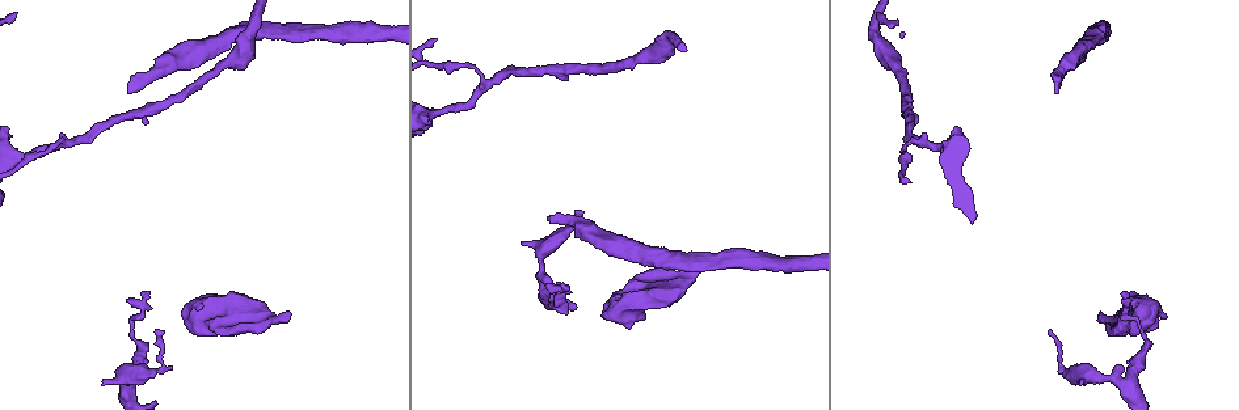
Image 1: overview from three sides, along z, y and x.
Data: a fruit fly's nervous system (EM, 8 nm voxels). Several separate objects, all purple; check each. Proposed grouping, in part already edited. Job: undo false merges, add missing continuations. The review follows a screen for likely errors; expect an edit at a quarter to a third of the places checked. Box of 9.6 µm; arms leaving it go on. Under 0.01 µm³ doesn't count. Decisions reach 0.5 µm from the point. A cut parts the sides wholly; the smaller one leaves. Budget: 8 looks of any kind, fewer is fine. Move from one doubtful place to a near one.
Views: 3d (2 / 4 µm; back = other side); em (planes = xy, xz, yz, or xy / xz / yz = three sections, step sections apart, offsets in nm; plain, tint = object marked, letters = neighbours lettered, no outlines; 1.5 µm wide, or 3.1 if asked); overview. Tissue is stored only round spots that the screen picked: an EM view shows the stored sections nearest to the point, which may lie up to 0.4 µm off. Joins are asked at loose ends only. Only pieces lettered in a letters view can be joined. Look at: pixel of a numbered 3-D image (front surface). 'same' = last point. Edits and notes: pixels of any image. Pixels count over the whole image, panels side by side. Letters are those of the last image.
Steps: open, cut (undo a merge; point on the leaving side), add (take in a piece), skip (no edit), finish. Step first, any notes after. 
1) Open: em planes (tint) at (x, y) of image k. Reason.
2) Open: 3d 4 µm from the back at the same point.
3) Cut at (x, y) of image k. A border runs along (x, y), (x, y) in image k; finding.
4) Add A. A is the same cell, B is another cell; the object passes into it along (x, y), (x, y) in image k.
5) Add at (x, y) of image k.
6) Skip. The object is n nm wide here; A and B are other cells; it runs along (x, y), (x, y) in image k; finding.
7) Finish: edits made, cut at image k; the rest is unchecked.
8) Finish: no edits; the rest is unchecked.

Open: 3d 4 µm at (1162, 313) of image 1. Sudden change in width.

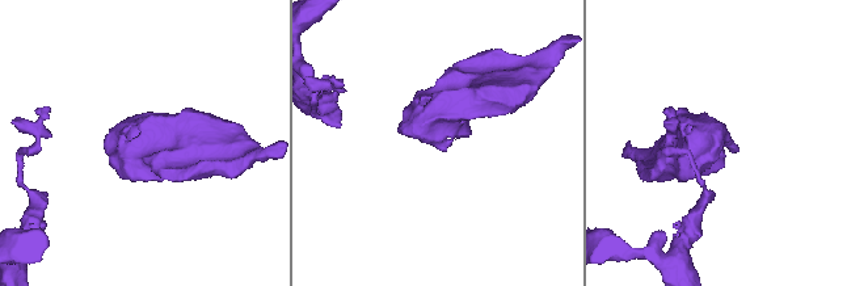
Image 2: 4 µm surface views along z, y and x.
Open: em planes (letters) at (446, 148) of image 2.

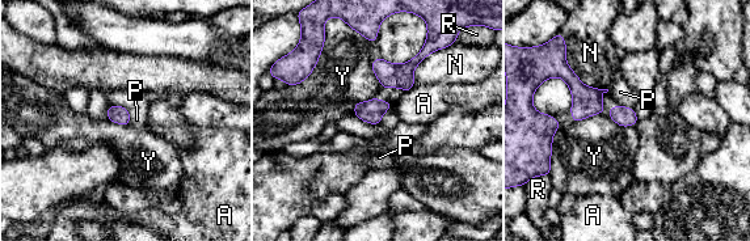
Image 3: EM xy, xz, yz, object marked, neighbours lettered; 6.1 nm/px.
Skip. The object is 110 nm wide here; A, N, P, R and Y are other cells; a border runs along (390, 108), (378, 123) in image 3; all the same cell.

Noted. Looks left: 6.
Open: 3d 4 µm at (1099, 313) of image 1.

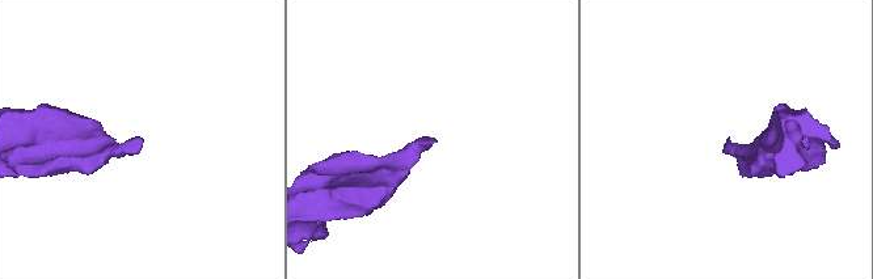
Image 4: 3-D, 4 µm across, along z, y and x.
Open: em planes (letters) at (142, 138) of image 4.

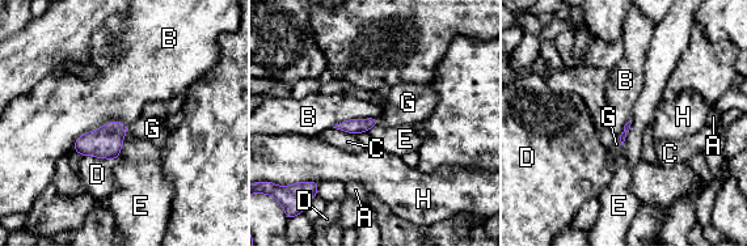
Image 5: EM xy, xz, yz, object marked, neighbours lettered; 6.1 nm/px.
Add G. G is the same cell, A, B, C, D, E and H are other cells; the object passes into it along (627, 127), (620, 140), (616, 144) in image 5; the cell continues.

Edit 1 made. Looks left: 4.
Open: 3d 4 µm from the back at (583, 211) of image 1. Free end.

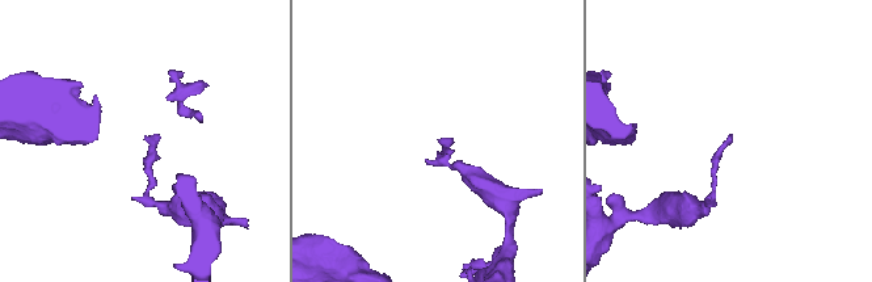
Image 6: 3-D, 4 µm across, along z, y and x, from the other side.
Open: em xy step 4 (letters) at (146, 141) of image 6.

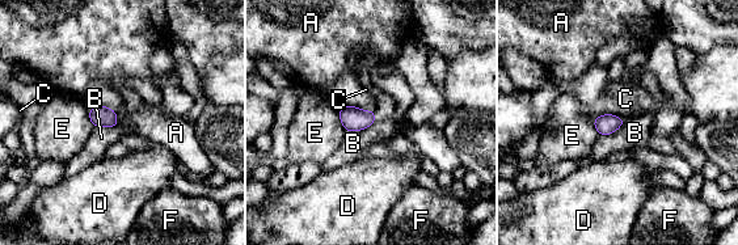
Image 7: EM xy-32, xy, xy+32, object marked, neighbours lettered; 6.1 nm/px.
Open: em planes (letters) at the same point.

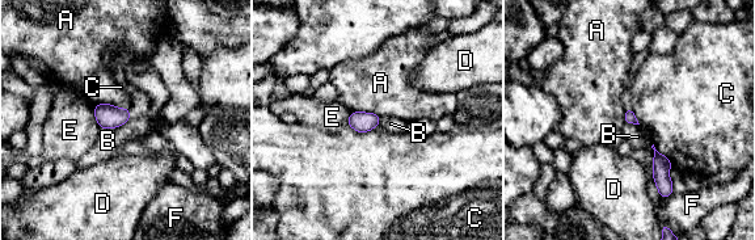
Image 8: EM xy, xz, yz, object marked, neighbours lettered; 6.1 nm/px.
Skip. A, B, C, D, E and F are other cells; a border runs along (127, 120), (118, 126), (100, 129) in image 8; no lettered piece goes on from it.

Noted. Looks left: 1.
Finish: edits made, add at image 5; the rest is unchecked.

